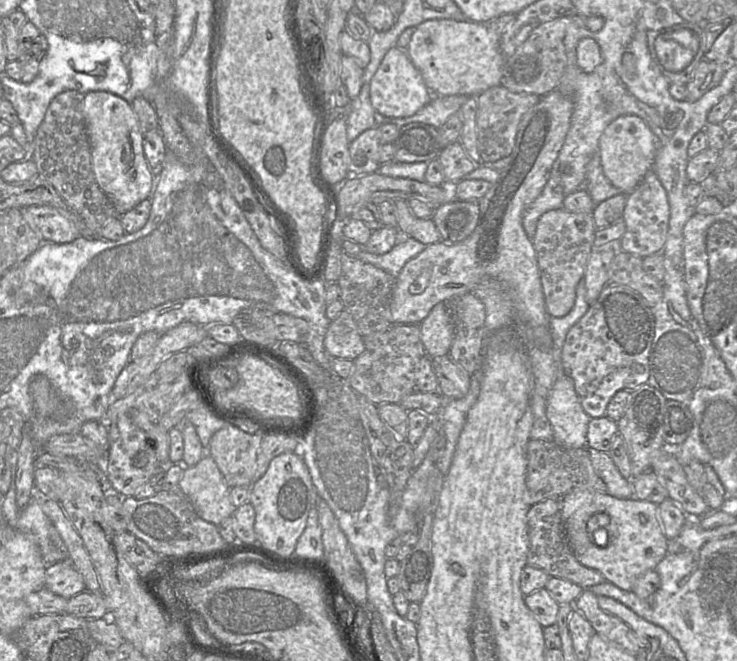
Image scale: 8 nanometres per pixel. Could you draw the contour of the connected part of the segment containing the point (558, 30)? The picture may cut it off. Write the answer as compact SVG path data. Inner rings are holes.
M576 14L539 25L522 44L515 48L513 54L505 56L500 86L515 93L532 93L541 97L555 90L566 69L564 38L569 24L573 22L592 32L597 32L604 26L604 19L601 16L583 18Z

